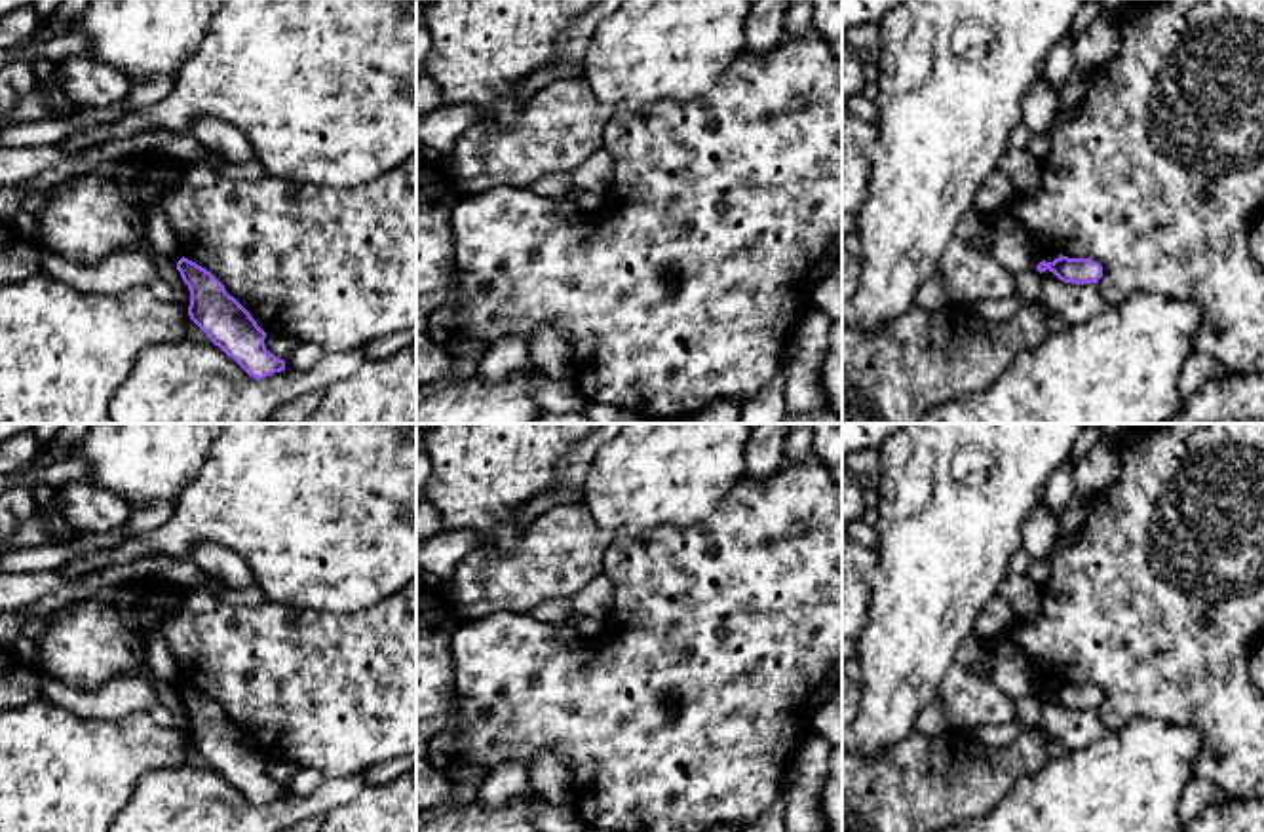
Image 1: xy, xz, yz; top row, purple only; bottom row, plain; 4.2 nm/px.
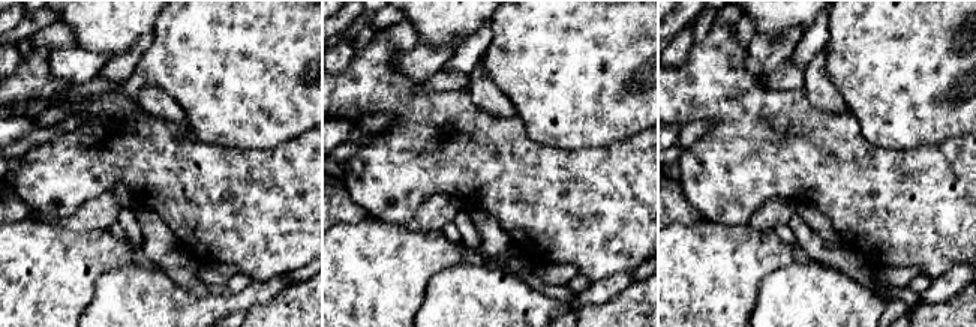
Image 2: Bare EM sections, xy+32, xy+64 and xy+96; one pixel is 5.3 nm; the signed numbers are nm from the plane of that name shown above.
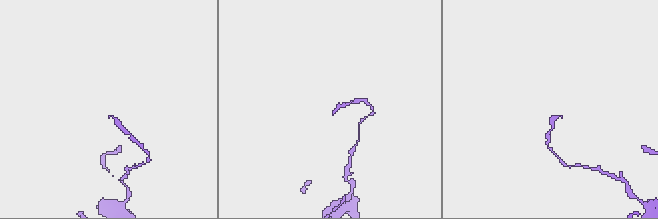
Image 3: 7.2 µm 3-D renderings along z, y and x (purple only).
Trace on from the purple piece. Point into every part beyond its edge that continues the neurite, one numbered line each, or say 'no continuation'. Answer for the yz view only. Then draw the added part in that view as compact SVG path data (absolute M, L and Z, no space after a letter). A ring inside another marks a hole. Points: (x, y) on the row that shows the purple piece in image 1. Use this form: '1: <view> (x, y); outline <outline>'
no continuation

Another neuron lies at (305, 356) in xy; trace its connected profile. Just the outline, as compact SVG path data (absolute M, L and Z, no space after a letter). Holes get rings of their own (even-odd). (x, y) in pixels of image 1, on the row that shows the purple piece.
M300 342L285 359L285 365L293 370L310 370L325 355L325 350L314 342Z

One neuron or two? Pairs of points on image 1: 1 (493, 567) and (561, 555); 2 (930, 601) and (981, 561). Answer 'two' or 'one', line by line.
1: one
2: one

